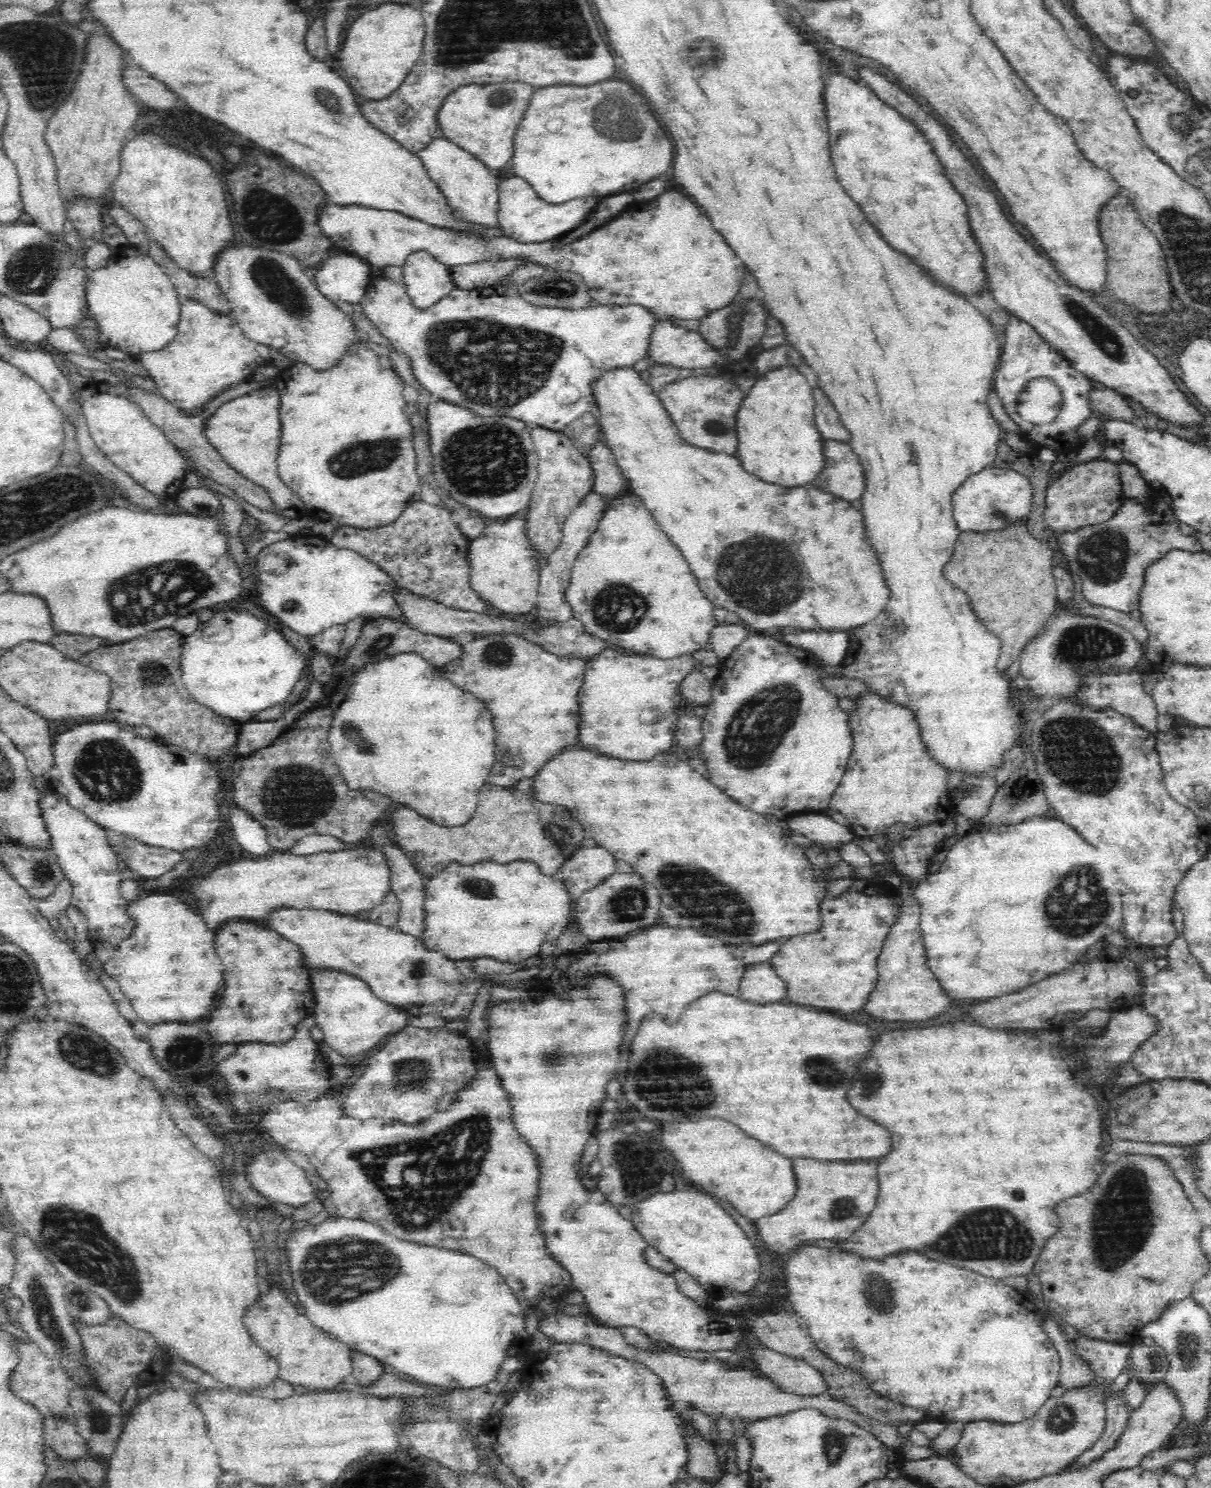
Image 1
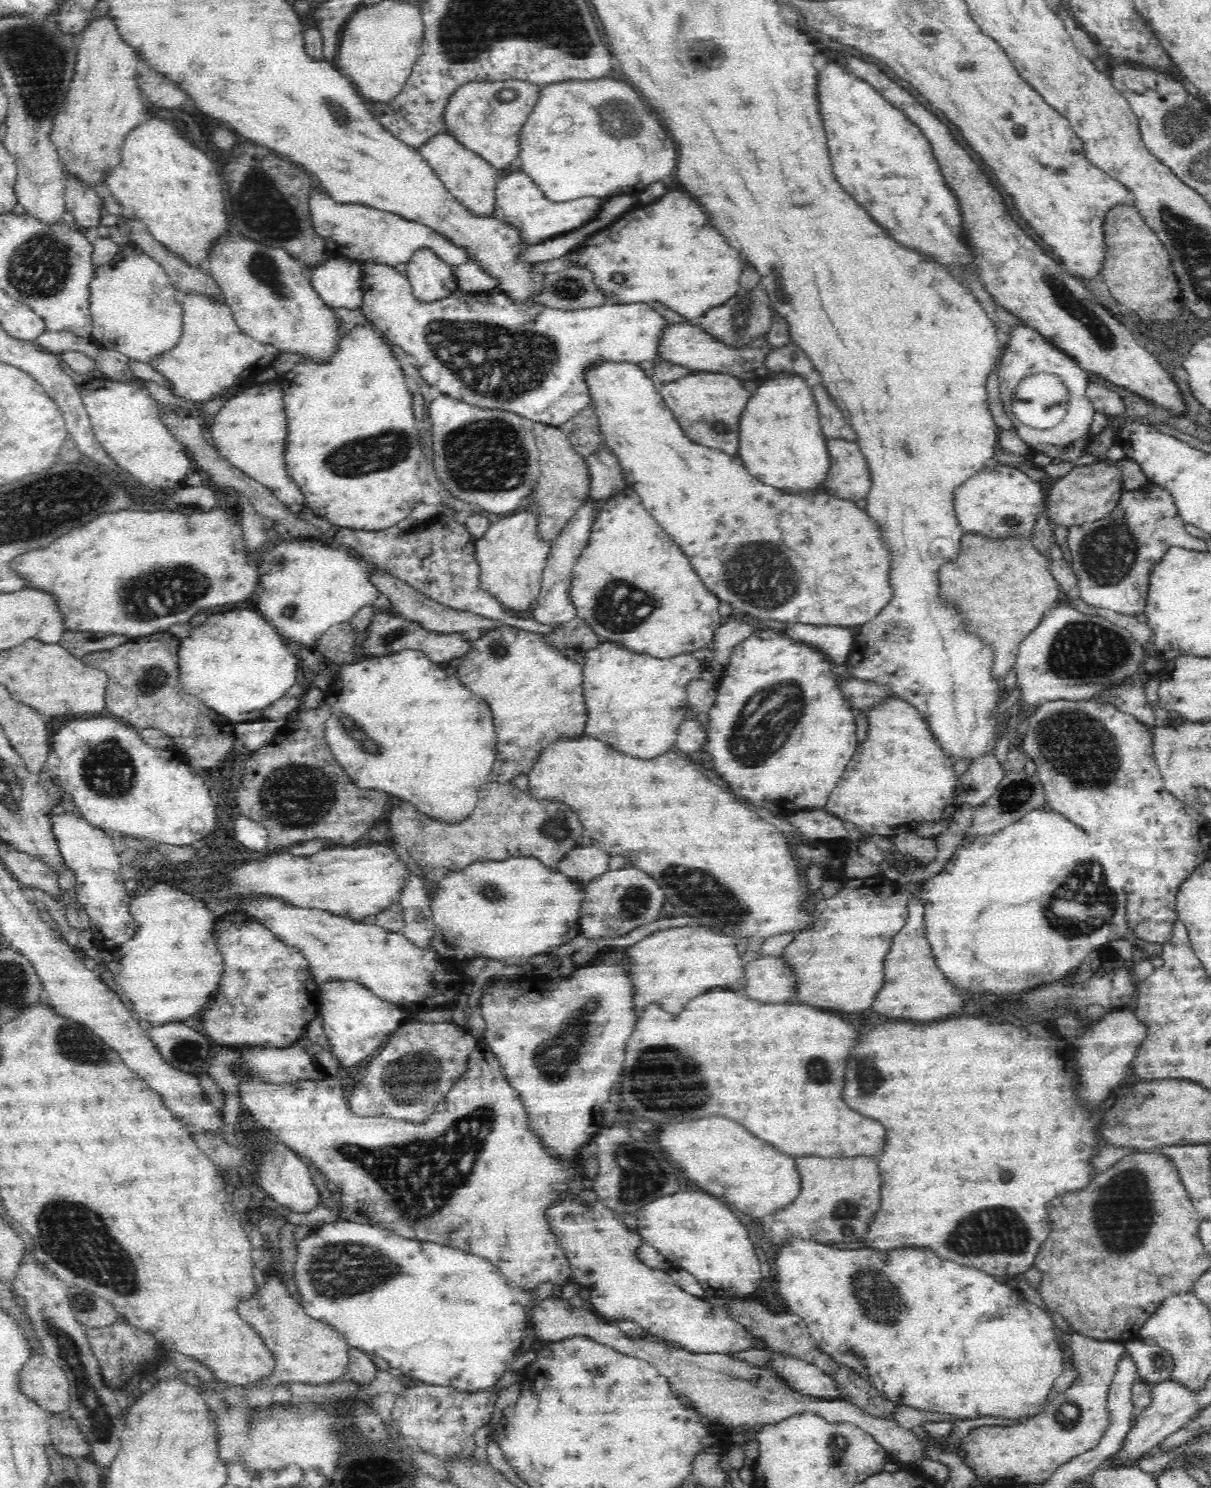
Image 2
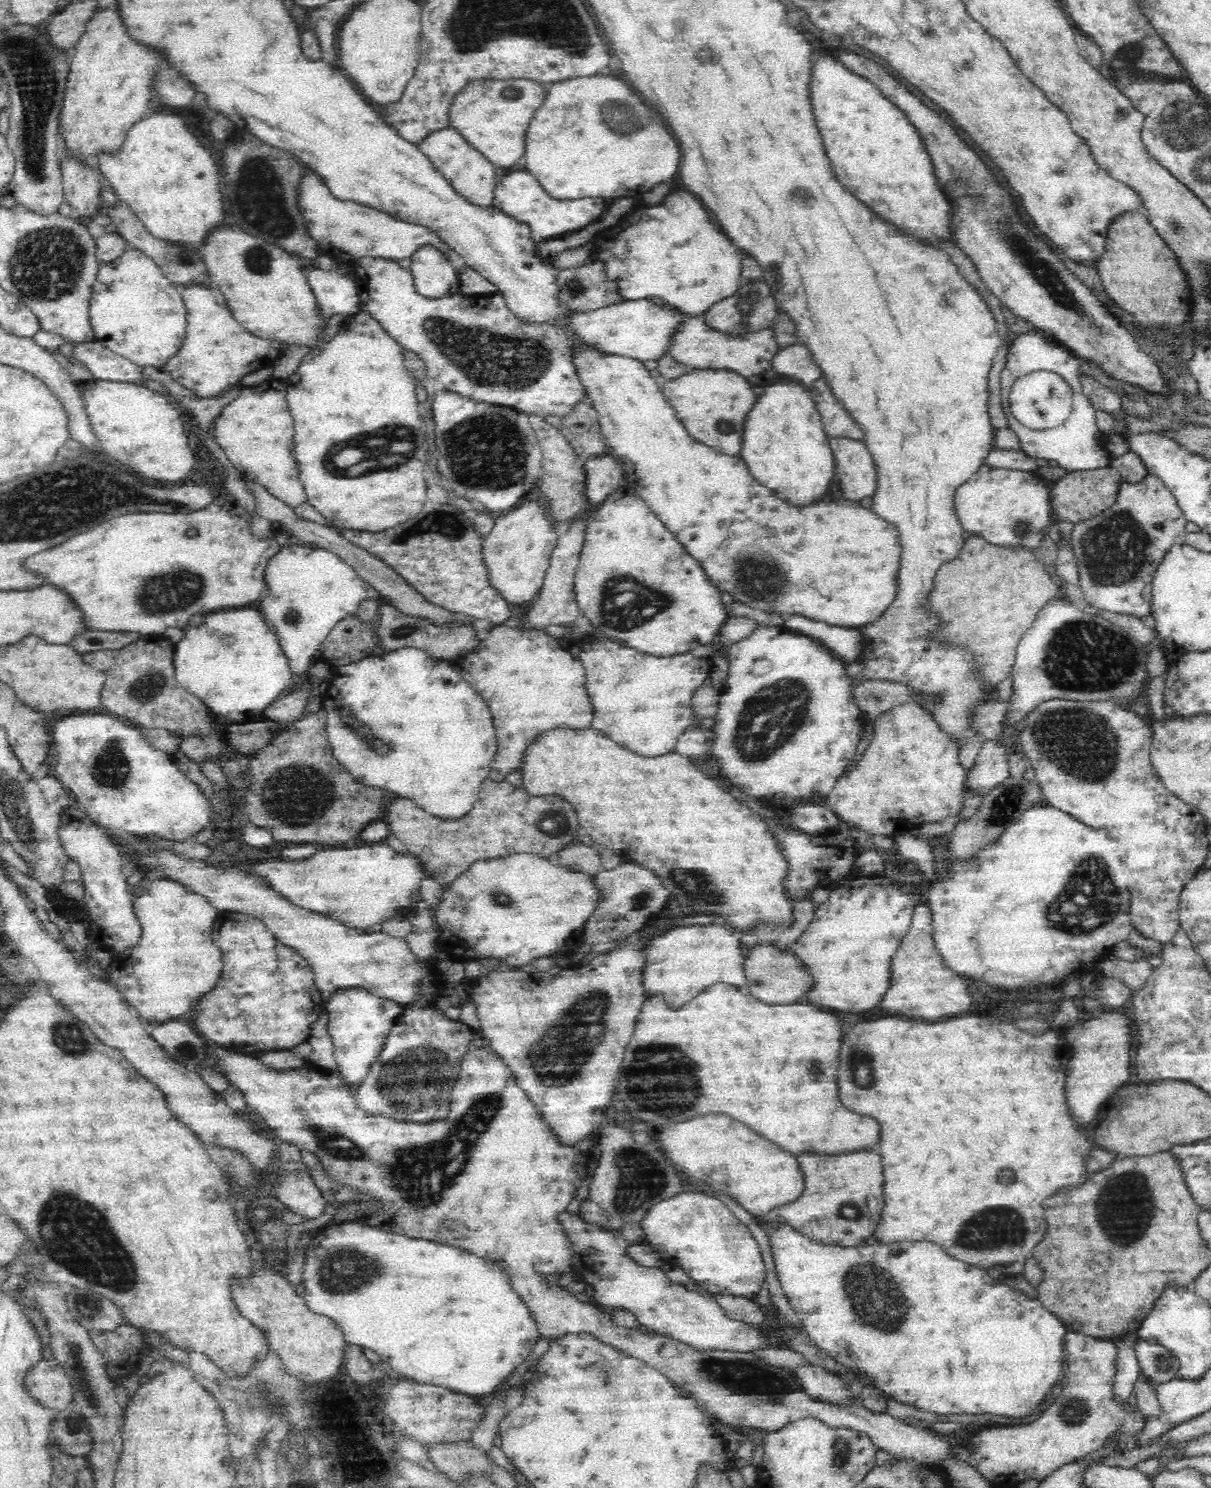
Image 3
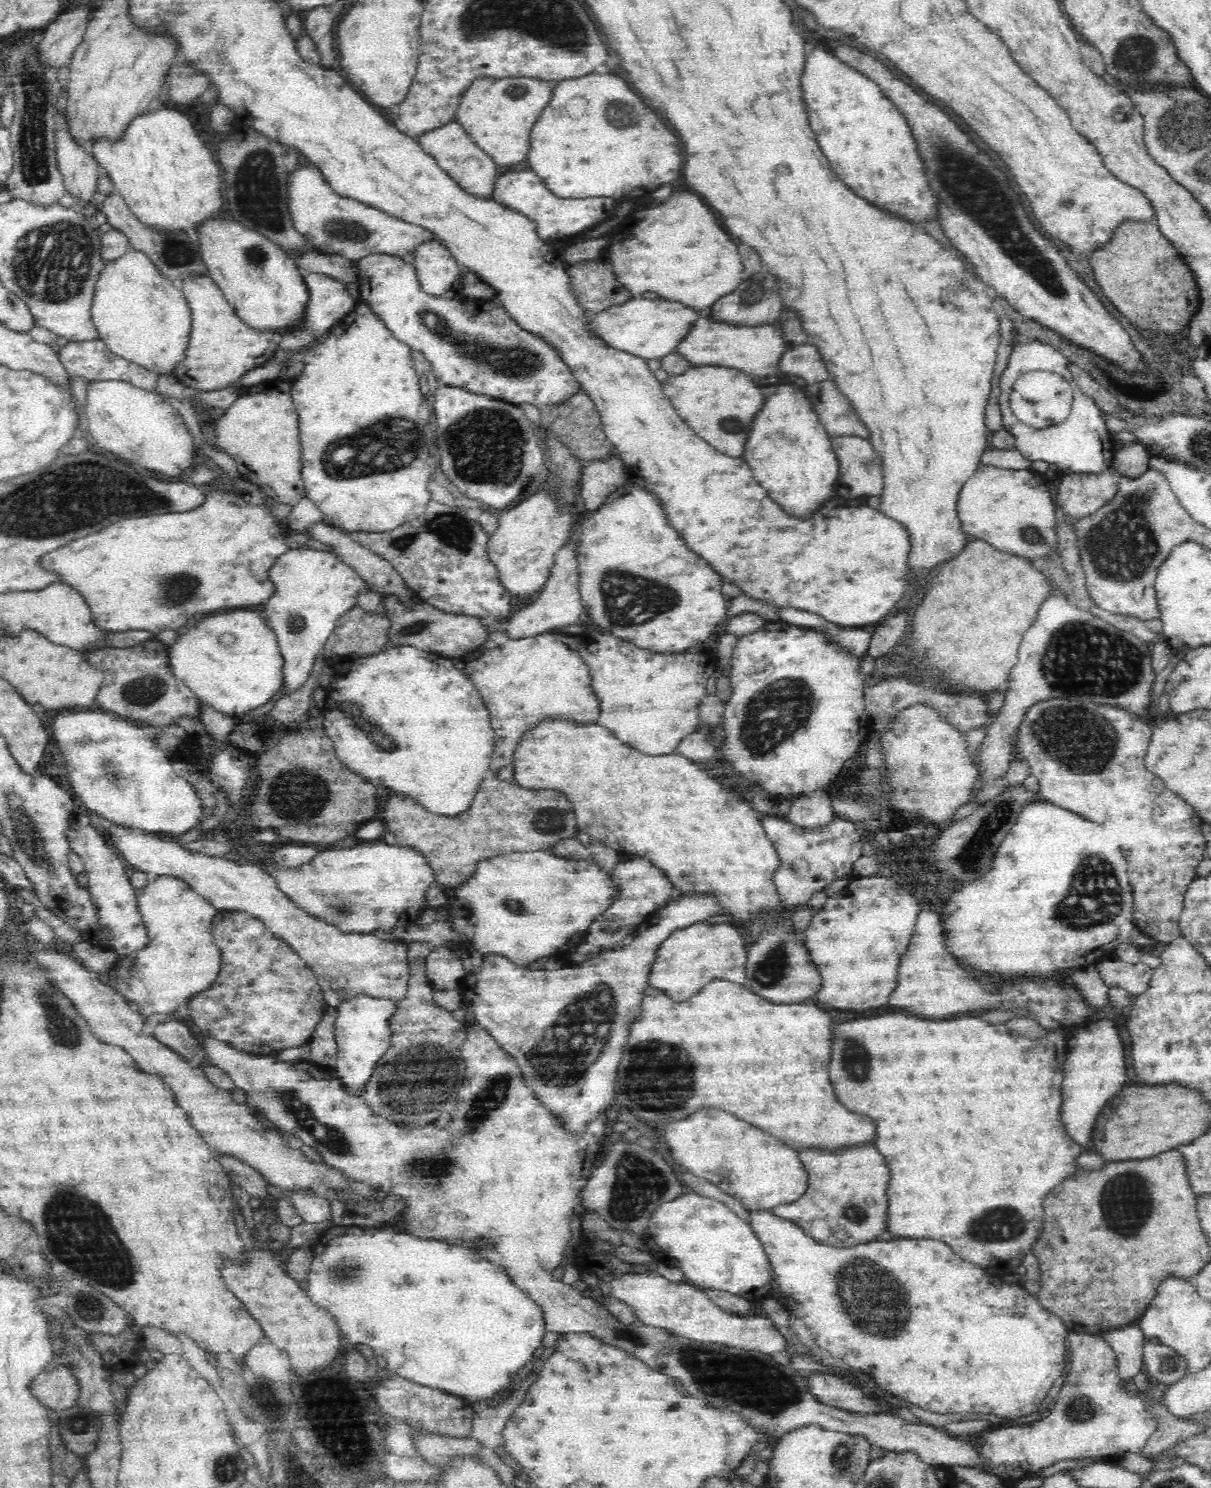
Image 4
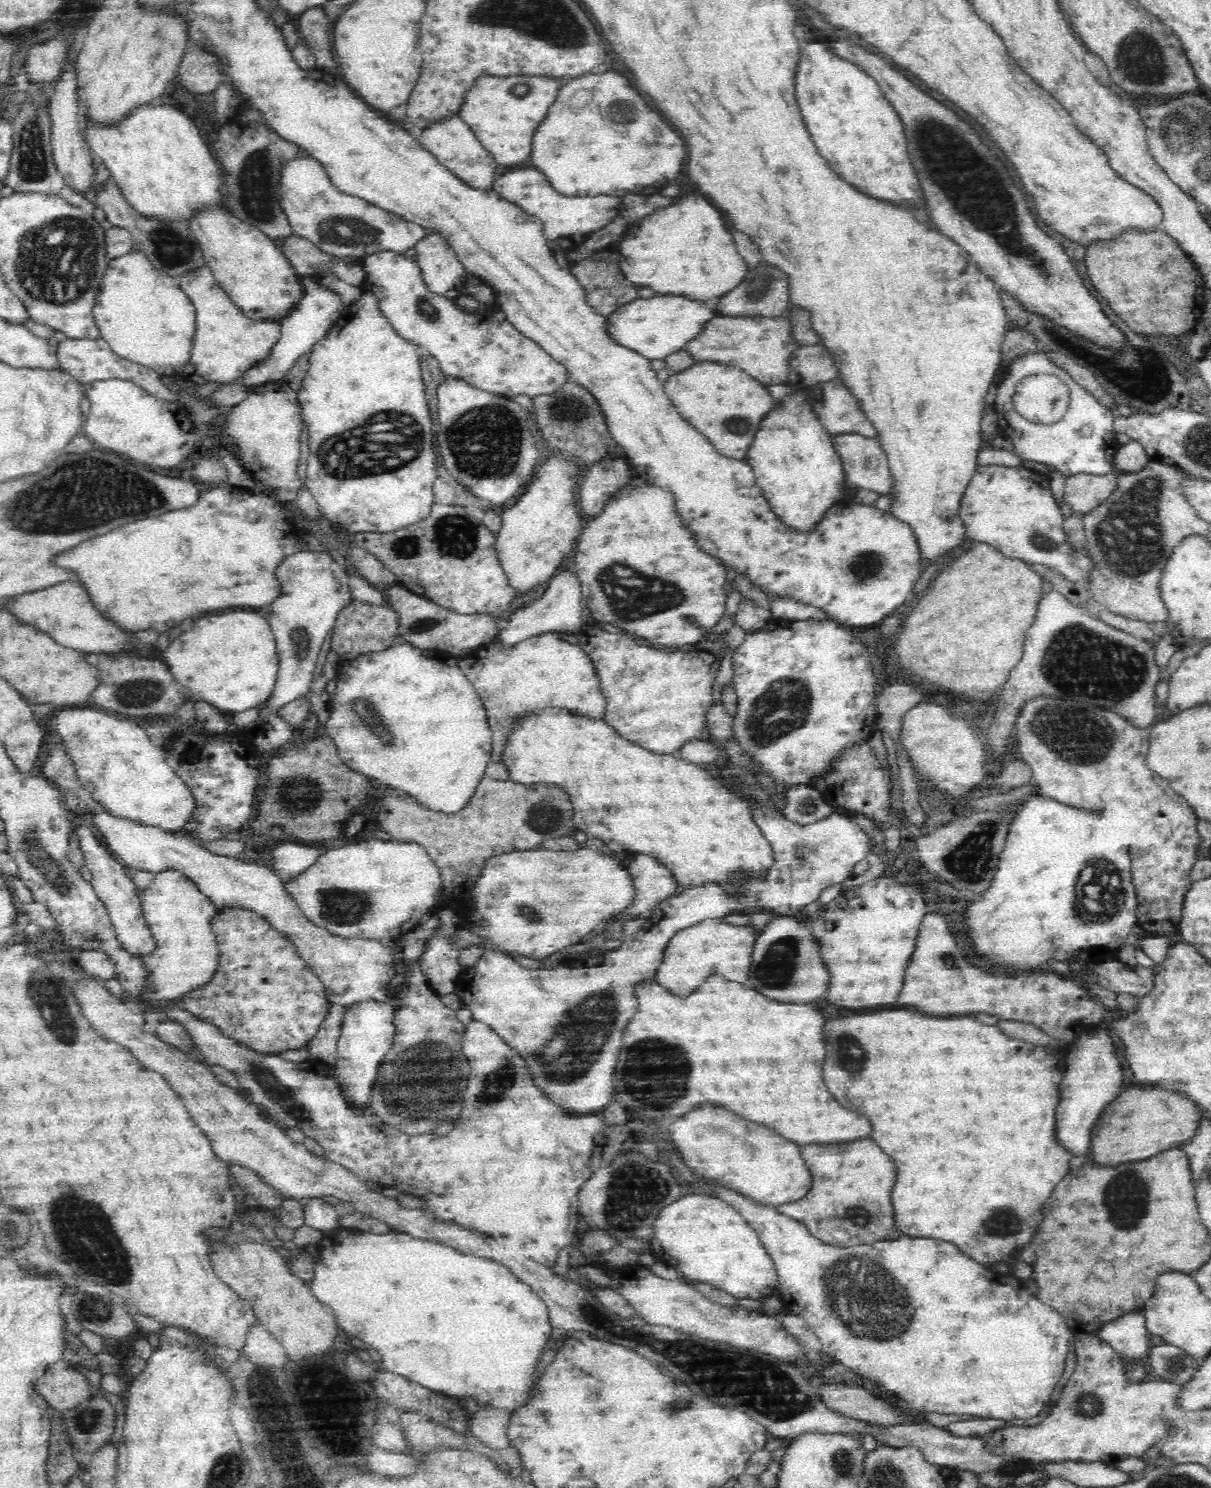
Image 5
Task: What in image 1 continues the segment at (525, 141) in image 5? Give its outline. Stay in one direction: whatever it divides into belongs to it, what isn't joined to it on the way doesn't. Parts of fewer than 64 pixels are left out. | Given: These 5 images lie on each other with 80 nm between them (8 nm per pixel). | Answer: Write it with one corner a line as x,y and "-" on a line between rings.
470,84
446,96
437,112
440,136
469,152
492,171
504,168
513,154
514,131
533,93
530,84

